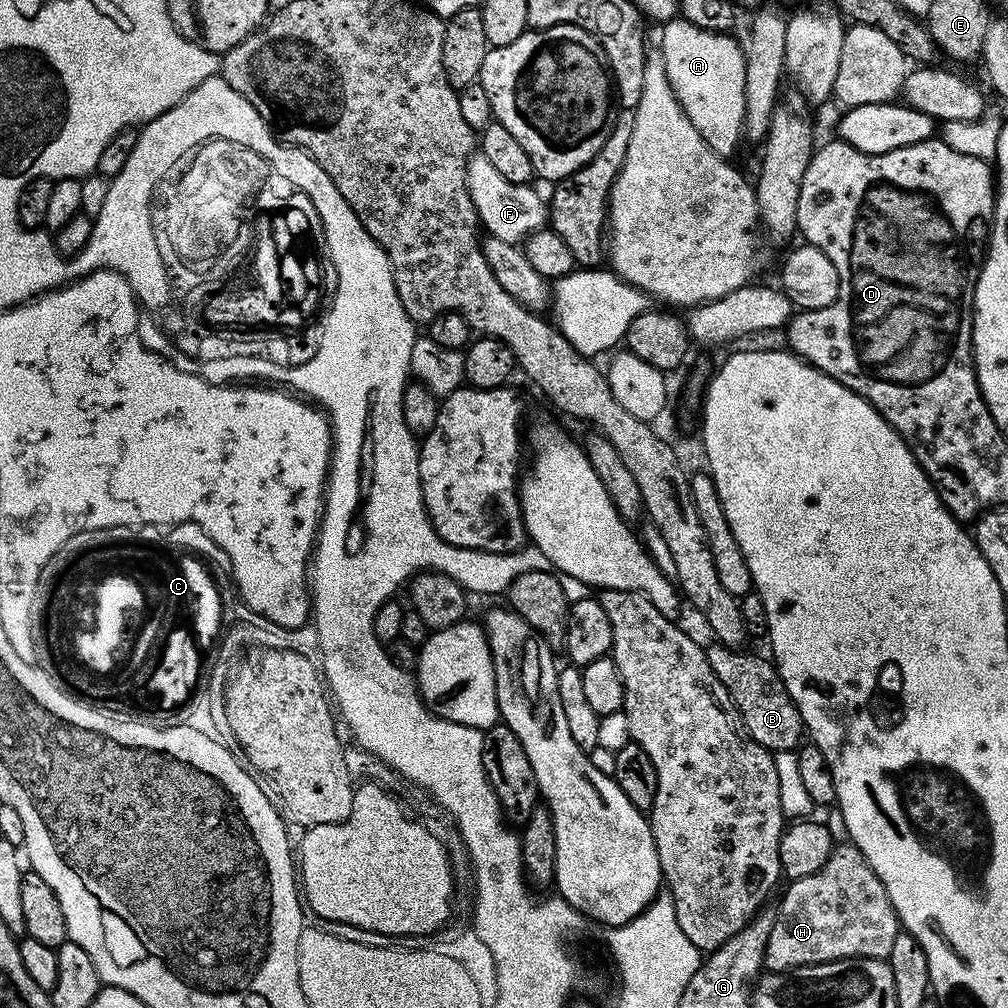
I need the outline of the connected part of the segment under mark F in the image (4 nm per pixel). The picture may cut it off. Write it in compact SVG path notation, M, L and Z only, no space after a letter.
M473 151L468 160L466 172L470 198L474 202L474 210L478 214L483 231L494 238L502 238L502 242L519 245L527 240L529 234L545 227L550 216L550 208L535 192L532 184L515 184L508 181L496 167L486 159L486 154Z

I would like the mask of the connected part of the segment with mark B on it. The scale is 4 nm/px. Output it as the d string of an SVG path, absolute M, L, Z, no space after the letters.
M719 642L707 645L706 651L710 670L714 670L718 682L726 686L750 738L773 754L799 749L806 736L804 720L800 717L798 706L790 698L775 663L767 655L755 656L752 652L727 648Z

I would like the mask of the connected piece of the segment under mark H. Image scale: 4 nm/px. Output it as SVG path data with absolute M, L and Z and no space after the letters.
M855 844L833 847L830 858L814 874L787 885L784 897L776 908L774 930L770 930L770 942L766 942L764 968L769 972L788 972L807 964L821 964L831 960L849 960L855 956L865 956L875 960L885 959L894 946L894 938L902 931L902 925L894 906L886 894L886 886L874 874L866 858Z

